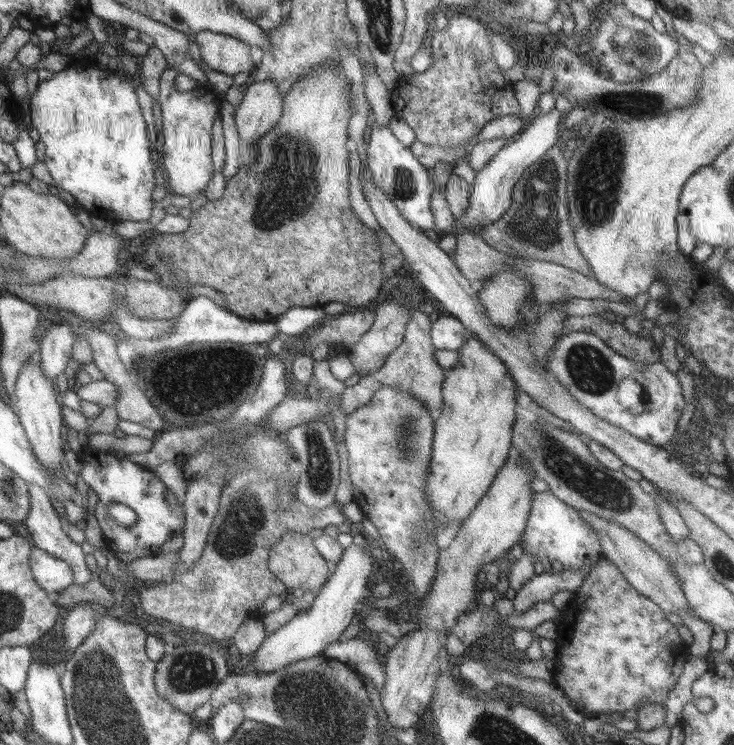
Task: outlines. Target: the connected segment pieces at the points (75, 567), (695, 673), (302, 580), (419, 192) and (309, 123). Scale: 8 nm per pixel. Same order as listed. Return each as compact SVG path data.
M29 484L29 498L31 498L31 510L29 510L29 516L27 516L23 522L25 522L25 528L29 530L29 540L33 540L33 546L37 546L37 548L49 552L51 556L55 556L55 558L67 562L67 564L71 566L71 570L73 570L73 576L75 576L75 578L73 578L73 580L75 580L73 584L77 584L77 586L87 584L93 576L91 576L91 572L89 572L87 566L85 566L85 560L83 560L83 554L81 554L81 546L75 544L75 542L65 534L65 530L63 530L63 520L59 518L57 510L53 508L49 494L43 492L41 488Z
M691 658L683 664L683 672L679 676L679 682L675 684L675 688L667 694L665 700L665 708L667 708L667 724L665 728L673 728L677 726L677 722L681 720L681 712L685 704L691 704L693 696L691 696L691 684L701 678L705 672L709 670L709 662L705 658Z
M289 532L271 548L269 568L287 588L301 588L303 594L309 590L317 592L321 590L323 582L329 580L327 562L323 560L323 556L319 556L309 536Z
M373 124L373 130L369 134L367 142L367 166L371 172L371 182L379 188L385 198L403 214L403 220L413 228L413 230L433 230L433 212L431 212L431 192L433 192L433 182L431 182L431 170L421 166L413 152L401 144L387 128L377 128Z
M327 66L327 68L319 68L317 72L299 78L289 92L283 96L283 114L277 120L277 124L265 132L265 136L261 136L261 140L257 140L257 160L255 164L247 166L247 168L239 168L239 172L225 180L225 192L217 202L207 202L203 208L199 208L197 212L191 212L189 218L189 228L185 232L179 234L155 234L151 236L151 242L145 244L145 252L141 254L143 262L141 268L151 270L159 280L161 286L167 286L171 290L179 290L187 296L187 300L191 300L191 296L187 294L185 286L211 286L217 292L221 292L225 296L225 300L229 302L229 310L231 314L237 314L245 320L251 322L275 322L277 316L281 316L285 310L289 308L297 308L297 306L305 306L305 308L321 308L325 306L325 302L339 302L345 306L365 306L371 304L373 300L377 300L383 278L381 278L381 244L375 238L375 230L363 226L355 214L351 214L349 208L349 180L347 180L347 122L351 122L353 118L353 106L349 106L347 102L347 92L349 90L349 82L345 80L343 72L337 66Z

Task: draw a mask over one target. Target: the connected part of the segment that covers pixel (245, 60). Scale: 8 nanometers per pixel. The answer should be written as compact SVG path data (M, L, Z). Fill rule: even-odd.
M197 32L193 34L193 42L201 50L201 60L227 76L235 76L239 72L247 72L255 66L249 46L233 36L223 36L215 32Z

